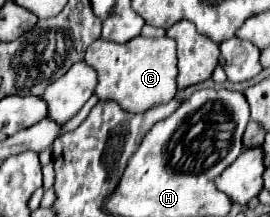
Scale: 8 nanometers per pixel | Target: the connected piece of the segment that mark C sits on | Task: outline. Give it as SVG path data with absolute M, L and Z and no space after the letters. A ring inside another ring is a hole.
M99 37L87 47L85 61L99 75L95 95L99 99L115 99L125 111L131 113L147 111L153 105L171 101L177 93L175 41L171 41L169 37L161 39L135 37L127 43L103 41L103 37Z

